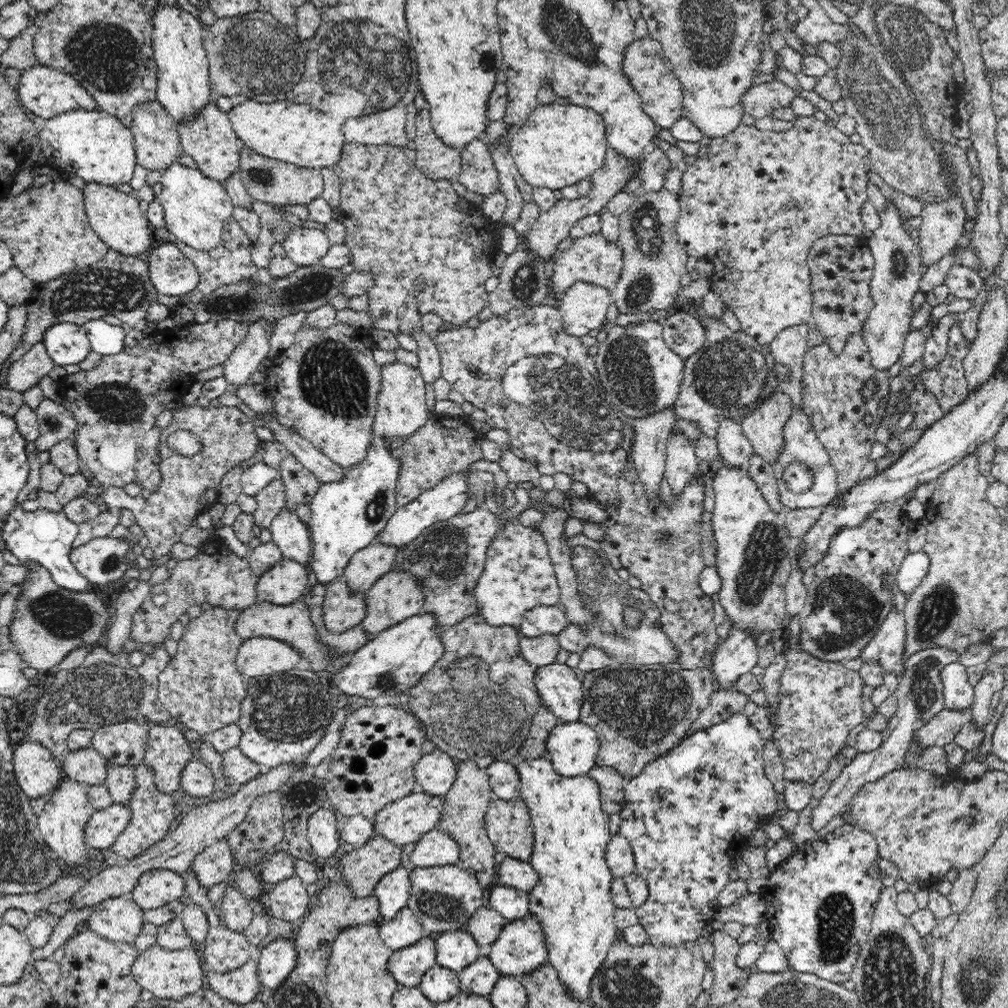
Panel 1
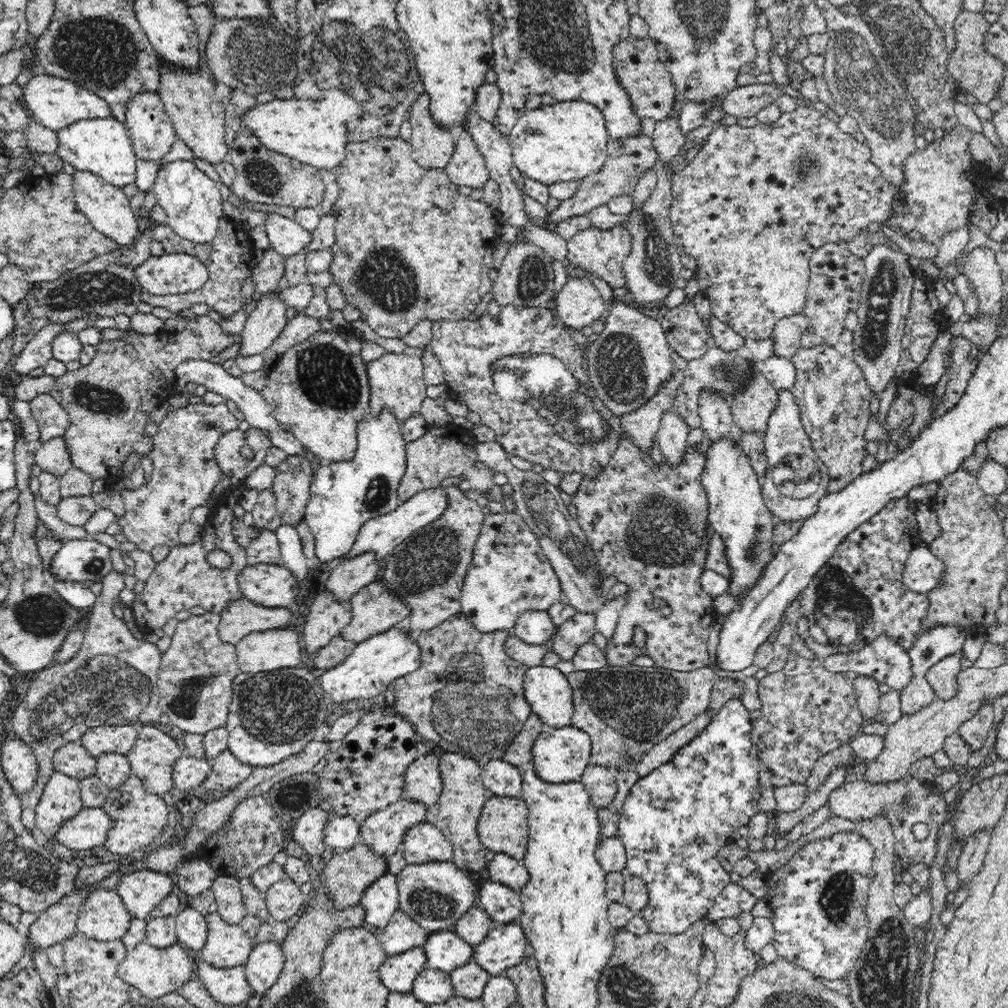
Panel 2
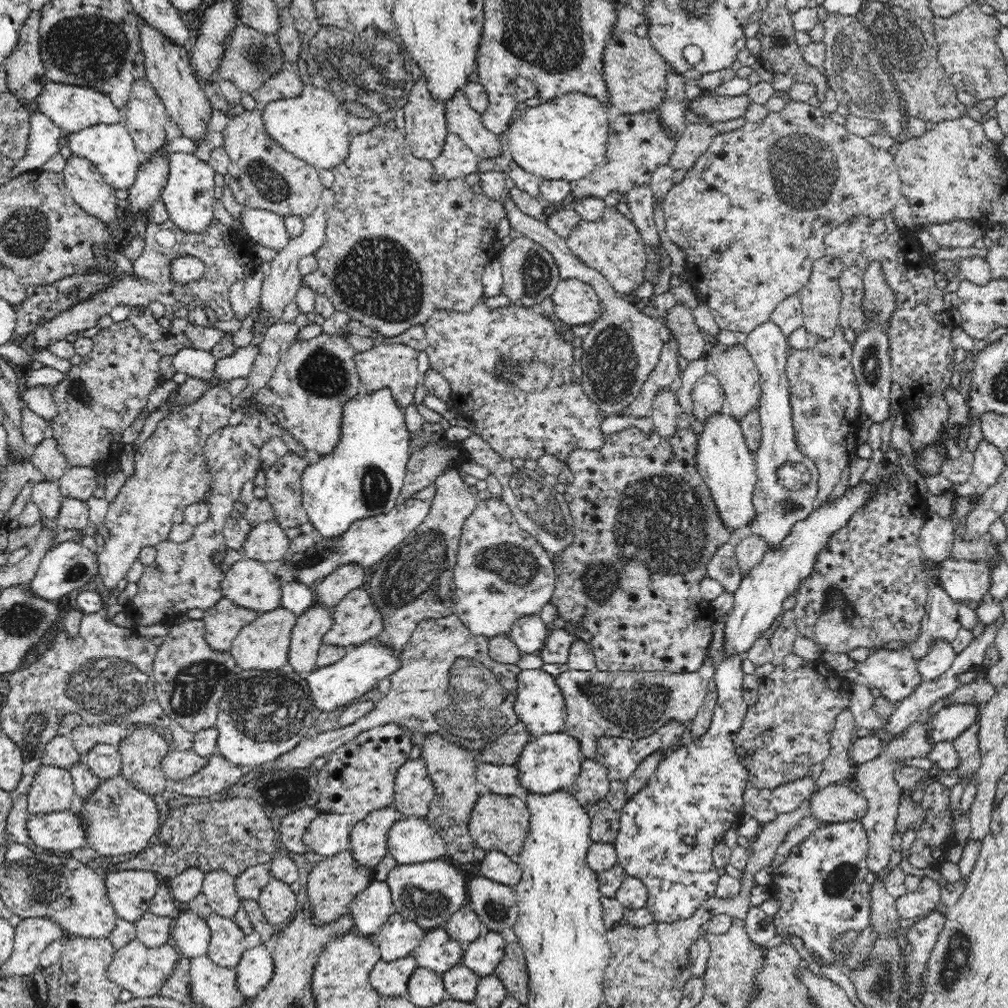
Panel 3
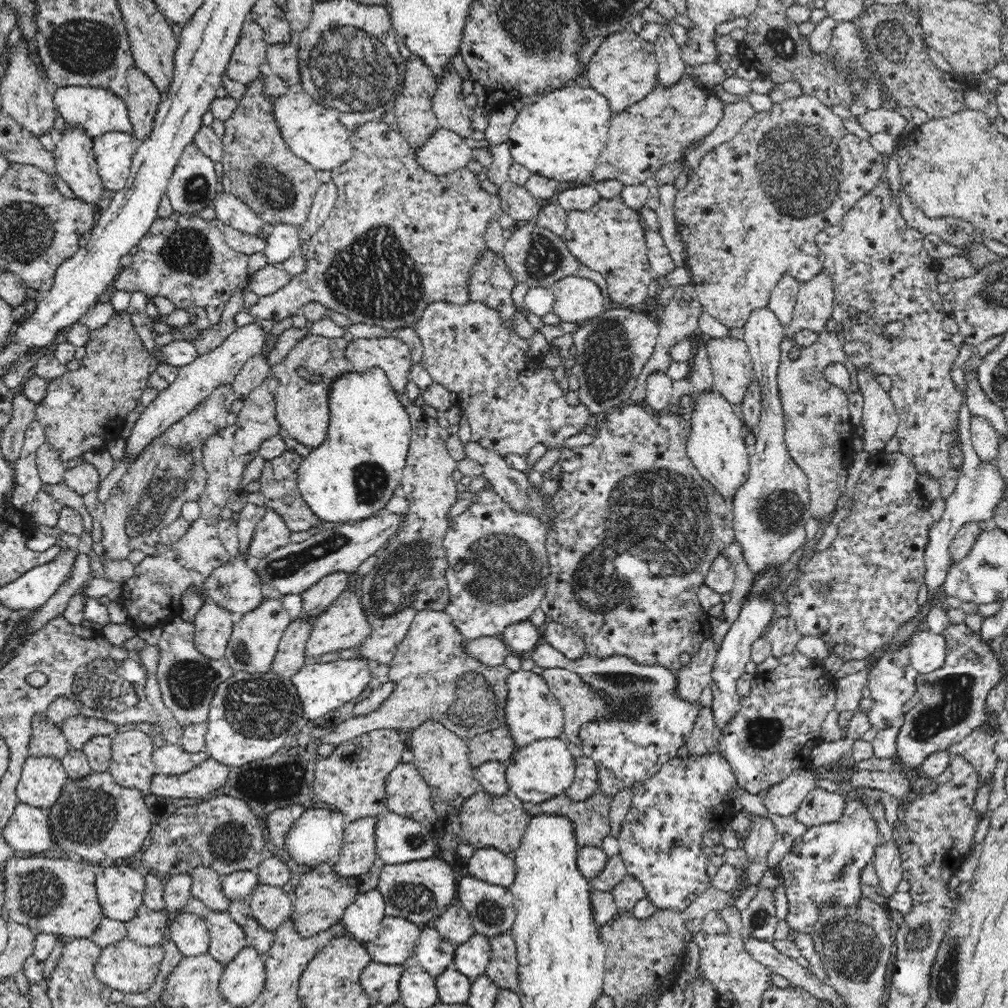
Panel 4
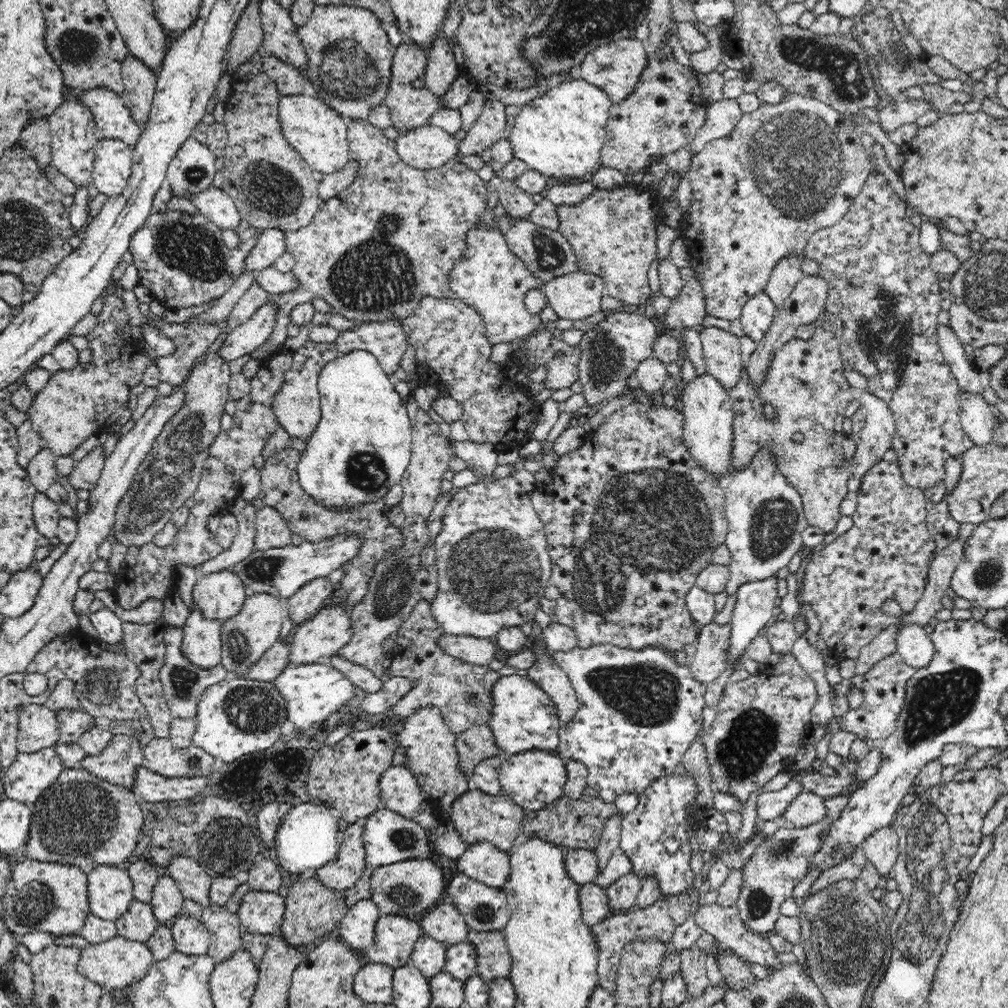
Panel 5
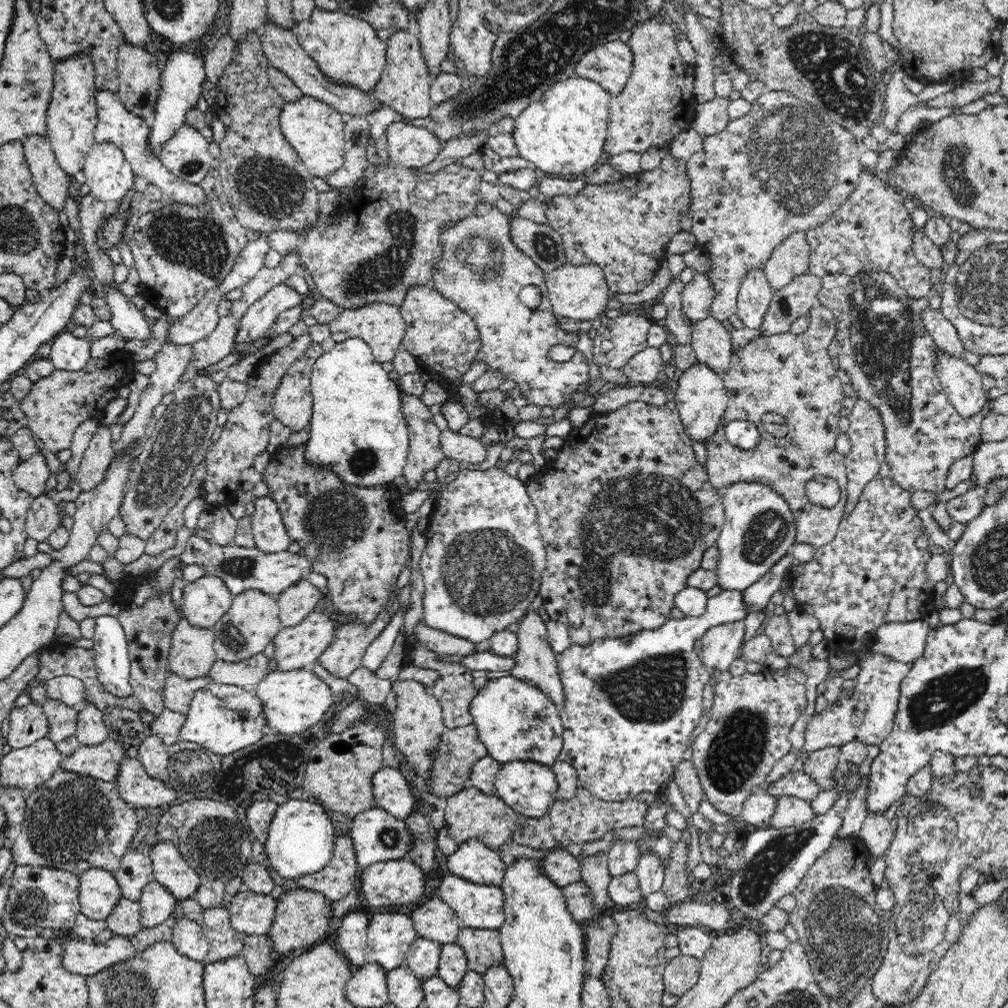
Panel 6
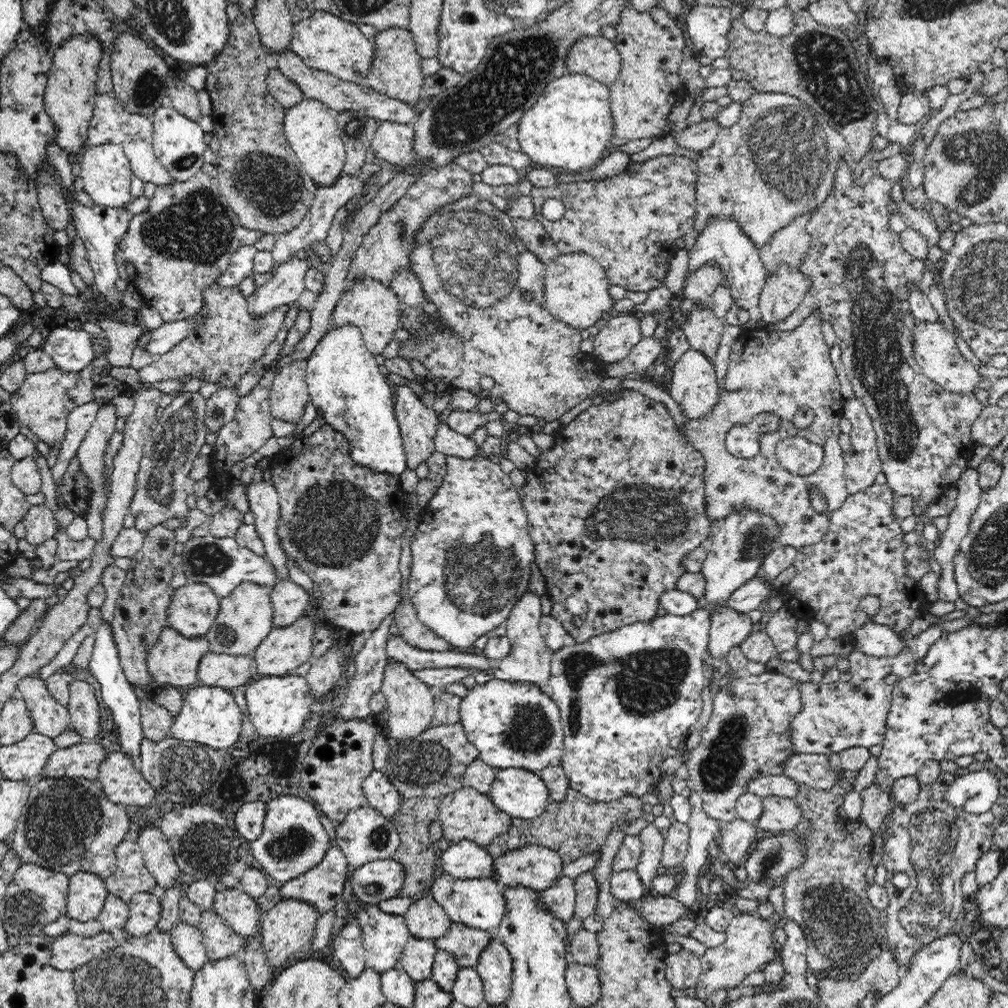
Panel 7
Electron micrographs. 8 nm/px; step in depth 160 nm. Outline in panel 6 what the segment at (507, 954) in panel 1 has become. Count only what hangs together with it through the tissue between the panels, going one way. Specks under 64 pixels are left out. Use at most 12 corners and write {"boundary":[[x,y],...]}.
{"boundary":[[456,943],[441,945],[437,976],[457,987],[469,971]]}

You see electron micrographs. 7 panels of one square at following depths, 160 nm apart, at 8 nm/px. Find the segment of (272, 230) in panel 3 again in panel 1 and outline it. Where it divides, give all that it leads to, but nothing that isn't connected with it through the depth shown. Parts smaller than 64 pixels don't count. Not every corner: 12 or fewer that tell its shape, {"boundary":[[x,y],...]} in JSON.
{"boundary":[[300,224],[281,245],[298,267],[320,262],[332,246],[323,230]]}

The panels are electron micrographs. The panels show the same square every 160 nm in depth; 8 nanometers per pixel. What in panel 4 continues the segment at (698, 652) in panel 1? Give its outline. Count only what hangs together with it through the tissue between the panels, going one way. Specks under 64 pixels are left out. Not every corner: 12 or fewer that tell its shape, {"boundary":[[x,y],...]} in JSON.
{"boundary":[[688,417],[562,448],[540,607],[599,660],[683,668],[734,513]]}

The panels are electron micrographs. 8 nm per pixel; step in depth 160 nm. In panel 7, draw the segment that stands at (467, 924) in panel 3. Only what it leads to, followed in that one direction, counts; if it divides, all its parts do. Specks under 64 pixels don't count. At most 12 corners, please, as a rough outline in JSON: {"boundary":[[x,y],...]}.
{"boundary":[[432,896],[403,916],[412,937],[442,938],[454,924]]}

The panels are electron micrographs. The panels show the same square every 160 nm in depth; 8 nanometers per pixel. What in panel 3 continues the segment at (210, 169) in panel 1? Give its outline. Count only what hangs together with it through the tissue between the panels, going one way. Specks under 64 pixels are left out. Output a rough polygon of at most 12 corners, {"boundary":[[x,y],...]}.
{"boundary":[[137,15],[146,79],[200,148],[213,106],[190,55]]}

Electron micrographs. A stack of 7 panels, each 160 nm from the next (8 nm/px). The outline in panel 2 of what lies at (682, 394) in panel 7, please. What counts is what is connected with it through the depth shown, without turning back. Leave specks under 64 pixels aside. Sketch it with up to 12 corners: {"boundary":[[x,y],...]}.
{"boundary":[[736,443],[706,452],[708,522],[741,598],[780,544],[762,481]]}

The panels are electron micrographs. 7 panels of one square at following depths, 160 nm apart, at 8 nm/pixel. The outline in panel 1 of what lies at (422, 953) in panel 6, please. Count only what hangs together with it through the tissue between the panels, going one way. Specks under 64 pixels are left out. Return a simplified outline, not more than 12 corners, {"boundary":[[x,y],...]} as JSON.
{"boundary":[[467,930],[435,935],[437,964],[456,972],[480,957]]}

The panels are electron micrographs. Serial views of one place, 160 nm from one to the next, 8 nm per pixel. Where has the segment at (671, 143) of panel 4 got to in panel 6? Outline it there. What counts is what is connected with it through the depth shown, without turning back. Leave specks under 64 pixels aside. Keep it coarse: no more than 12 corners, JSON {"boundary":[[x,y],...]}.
{"boundary":[[661,18],[632,30],[604,156],[692,128],[695,73]]}

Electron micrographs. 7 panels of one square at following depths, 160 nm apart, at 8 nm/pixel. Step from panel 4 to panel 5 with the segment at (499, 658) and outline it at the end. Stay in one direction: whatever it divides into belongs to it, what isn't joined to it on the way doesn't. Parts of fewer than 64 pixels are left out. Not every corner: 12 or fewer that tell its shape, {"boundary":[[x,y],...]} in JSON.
{"boundary":[[446,633],[438,645],[448,655],[488,666],[503,655],[494,640]]}

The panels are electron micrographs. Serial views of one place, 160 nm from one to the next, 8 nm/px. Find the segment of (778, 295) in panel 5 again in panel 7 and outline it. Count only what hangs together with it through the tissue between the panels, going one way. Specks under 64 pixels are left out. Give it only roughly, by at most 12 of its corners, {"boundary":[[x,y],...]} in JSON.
{"boundary":[[812,213],[780,229],[760,250],[767,273],[798,269],[809,249]]}

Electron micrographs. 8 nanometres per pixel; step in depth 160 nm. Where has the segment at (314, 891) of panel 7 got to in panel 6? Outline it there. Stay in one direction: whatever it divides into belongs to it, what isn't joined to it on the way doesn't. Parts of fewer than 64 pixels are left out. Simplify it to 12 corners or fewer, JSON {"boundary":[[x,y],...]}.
{"boundary":[[352,837],[335,839],[322,870],[293,881],[334,902],[354,890],[359,870]]}

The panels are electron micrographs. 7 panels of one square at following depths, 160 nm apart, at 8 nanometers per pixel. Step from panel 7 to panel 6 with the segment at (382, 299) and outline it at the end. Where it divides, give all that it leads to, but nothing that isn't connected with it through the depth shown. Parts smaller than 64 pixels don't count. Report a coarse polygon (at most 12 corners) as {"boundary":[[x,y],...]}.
{"boundary":[[399,307],[343,309],[328,325],[334,342],[360,338],[380,364],[406,330]]}

